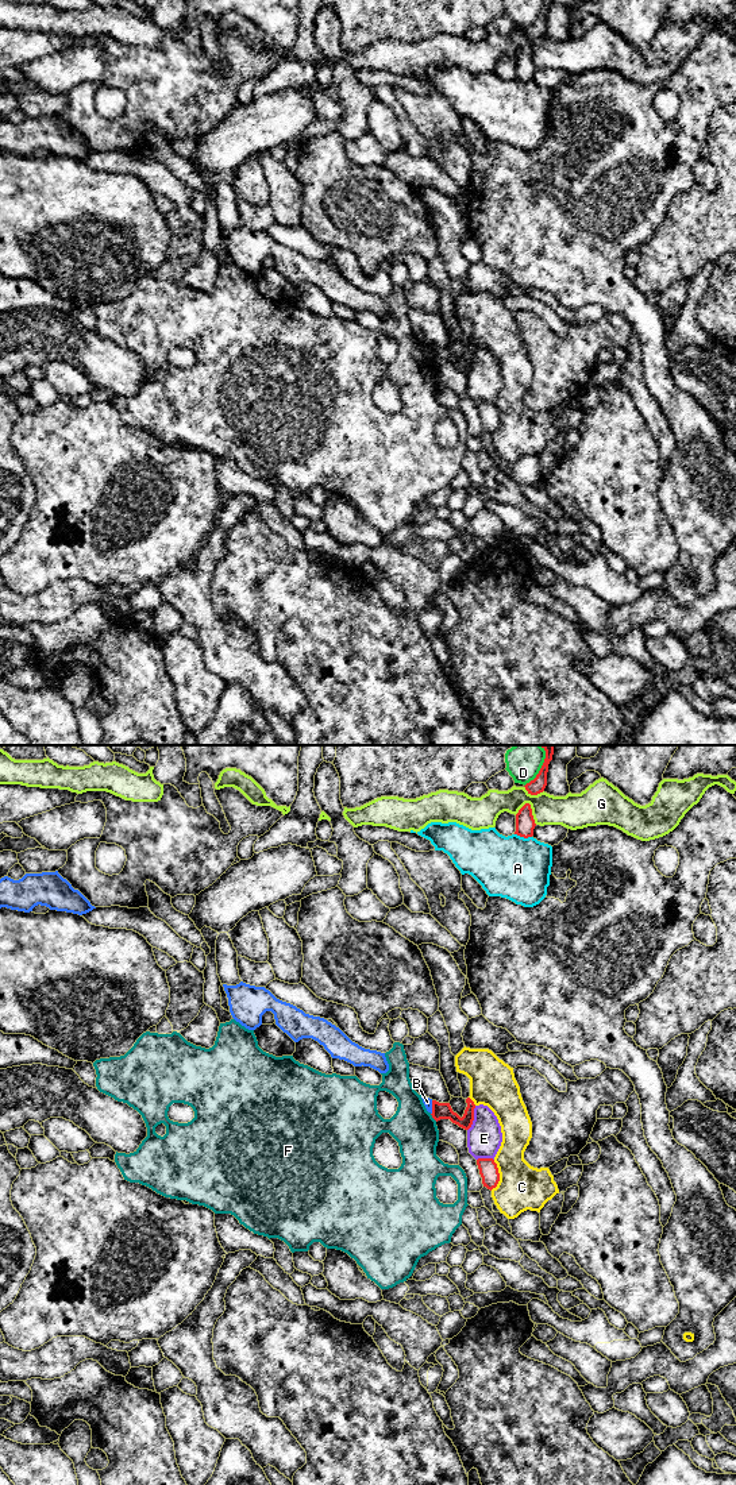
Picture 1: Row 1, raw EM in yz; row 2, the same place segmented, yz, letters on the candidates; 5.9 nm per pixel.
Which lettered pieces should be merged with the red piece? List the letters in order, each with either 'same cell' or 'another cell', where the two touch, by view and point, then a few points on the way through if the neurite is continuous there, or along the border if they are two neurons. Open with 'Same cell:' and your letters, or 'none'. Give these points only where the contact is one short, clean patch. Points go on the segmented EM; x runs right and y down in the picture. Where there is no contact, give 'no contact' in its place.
Same cell: none
A: another cell; contact yz (523, 836)
B: another cell; contact yz (432, 1107); border yz (432, 1100), (431, 1114)
C: another cell; contact yz (498, 1176)
D: another cell; contact yz (542, 767)
E: another cell; contact yz (473, 1118)
F: another cell; contact yz (434, 1118)
G: another cell; contact yz (531, 813)

